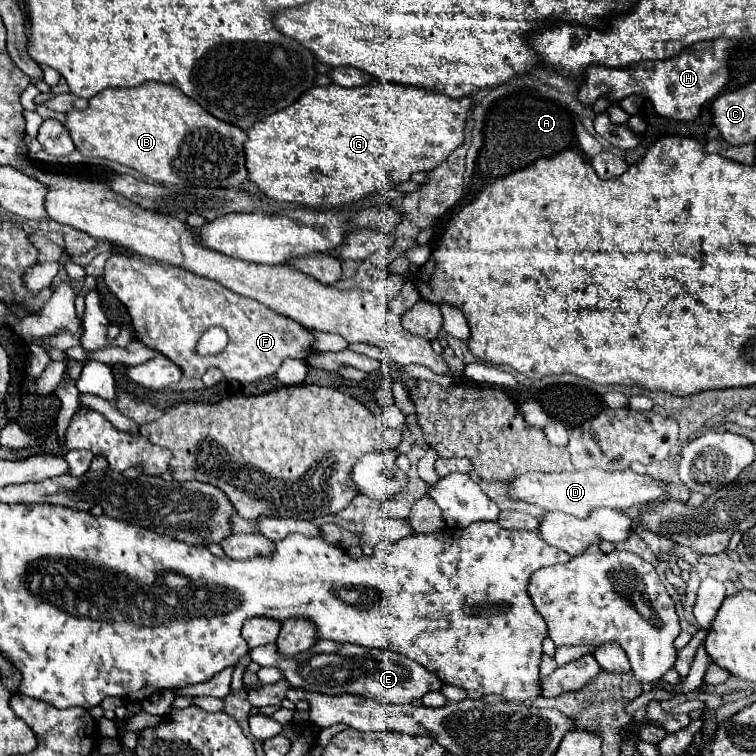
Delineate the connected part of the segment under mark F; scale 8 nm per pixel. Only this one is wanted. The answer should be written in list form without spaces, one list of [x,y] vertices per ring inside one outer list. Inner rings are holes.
[[[113,254],[105,264],[105,284],[125,304],[137,340],[167,356],[187,378],[201,378],[209,368],[217,366],[227,380],[255,382],[273,376],[285,358],[297,358],[305,366],[311,366],[309,356],[315,352],[313,334],[305,326],[289,318],[279,318],[267,306],[239,298],[239,294],[217,282],[199,278],[183,268]],[[211,326],[225,328],[229,342],[215,356],[199,356],[197,342]]]

